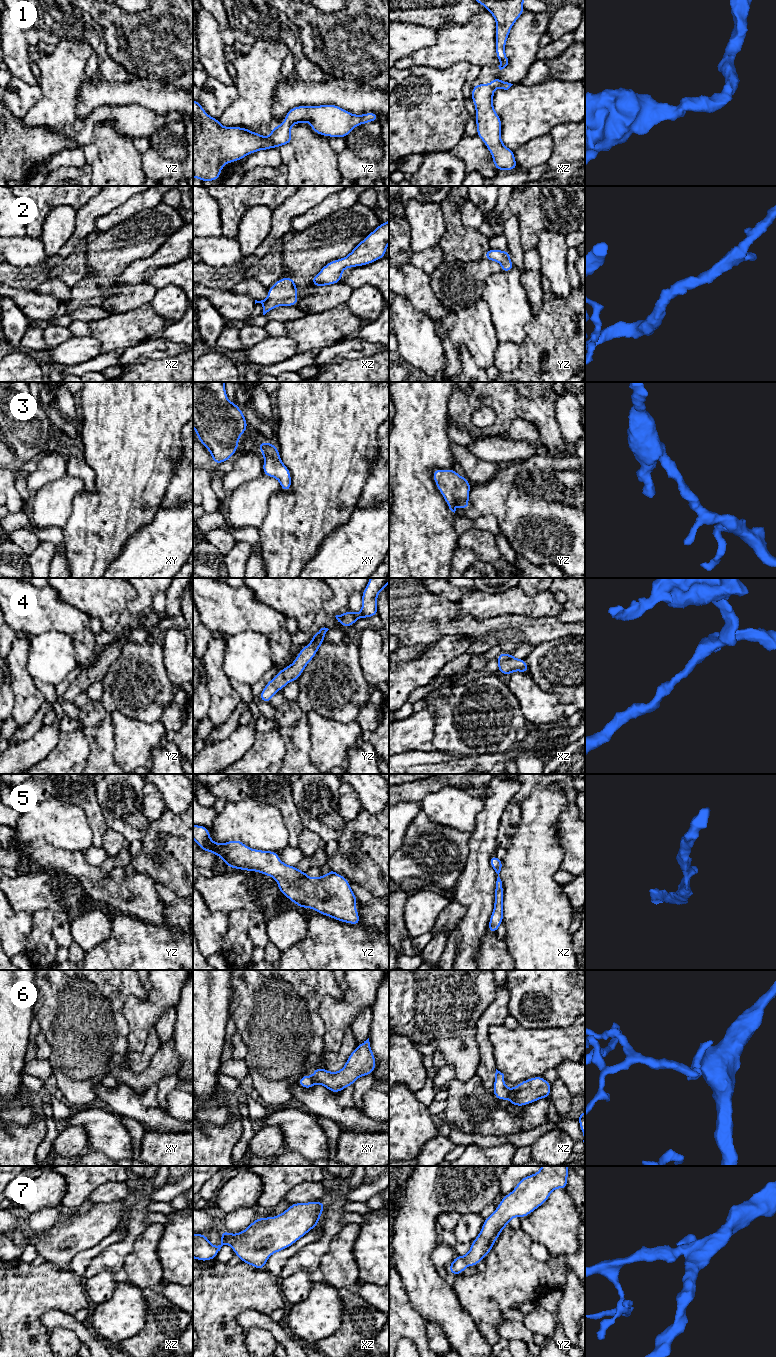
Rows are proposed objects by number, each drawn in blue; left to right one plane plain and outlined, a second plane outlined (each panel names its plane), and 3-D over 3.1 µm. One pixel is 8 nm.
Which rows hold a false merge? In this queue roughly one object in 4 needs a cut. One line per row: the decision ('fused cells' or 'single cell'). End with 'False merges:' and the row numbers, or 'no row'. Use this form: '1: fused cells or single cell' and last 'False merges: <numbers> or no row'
1: single cell
2: single cell
3: single cell
4: single cell
5: single cell
6: single cell
7: single cell
False merges: no row

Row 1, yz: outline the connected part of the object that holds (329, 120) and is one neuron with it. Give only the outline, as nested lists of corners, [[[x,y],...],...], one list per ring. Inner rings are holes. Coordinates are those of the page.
[[[193,100],[193,178],[202,182],[216,181],[225,164],[243,159],[247,155],[275,147],[291,144],[291,125],[309,122],[311,129],[320,135],[327,137],[348,136],[352,129],[358,125],[379,120],[375,112],[355,115],[339,106],[325,104],[319,106],[296,106],[290,109],[284,116],[286,119],[279,126],[273,127],[271,134],[264,137],[258,132],[251,132],[243,127],[224,127],[219,119],[209,116],[202,108],[198,100]]]

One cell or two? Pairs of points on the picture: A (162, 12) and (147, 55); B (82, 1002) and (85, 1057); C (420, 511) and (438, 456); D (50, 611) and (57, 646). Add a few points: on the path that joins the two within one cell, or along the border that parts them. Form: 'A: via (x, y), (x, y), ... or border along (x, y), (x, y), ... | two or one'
A: via (162, 23), (162, 40), (158, 44) | one
B: via (82, 1016), (85, 1025), (85, 1043) | one
C: via (419, 496), (420, 469), (423, 466) | one
D: border along (34, 634), (48, 631), (64, 632), (74, 641) | two

